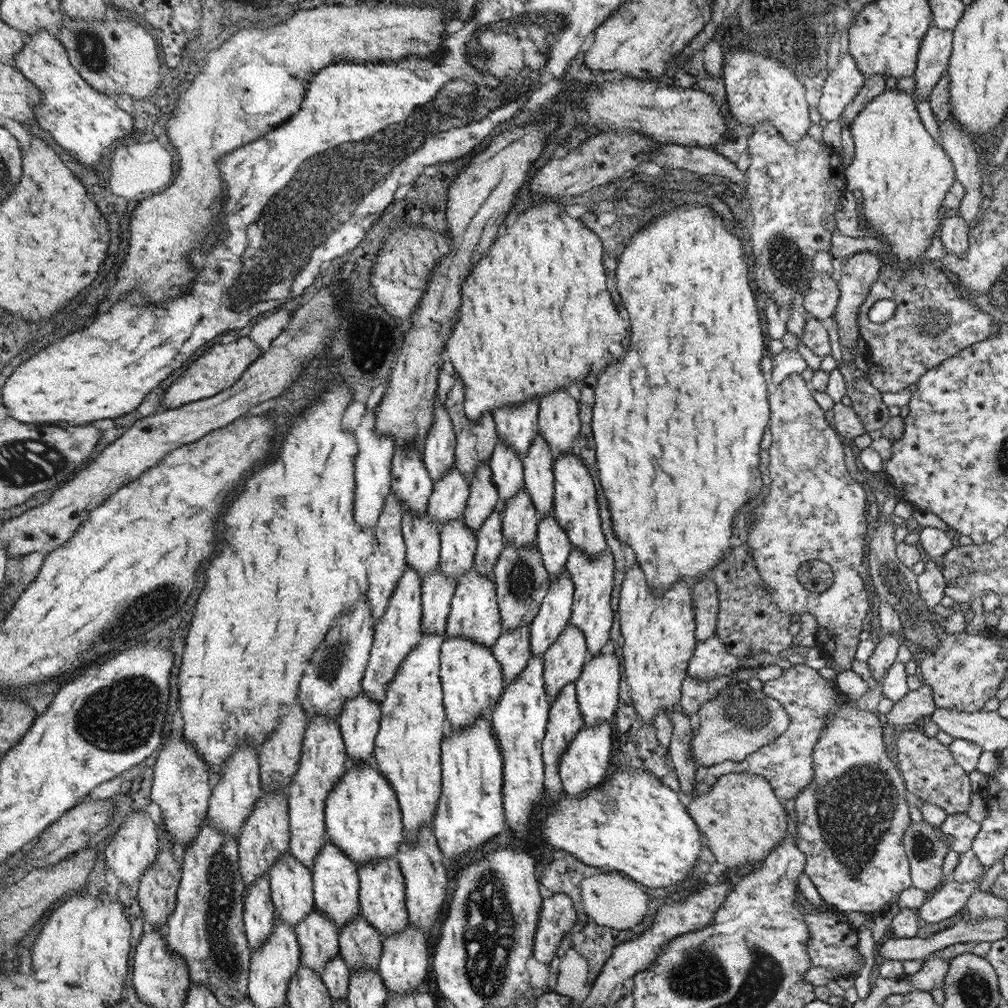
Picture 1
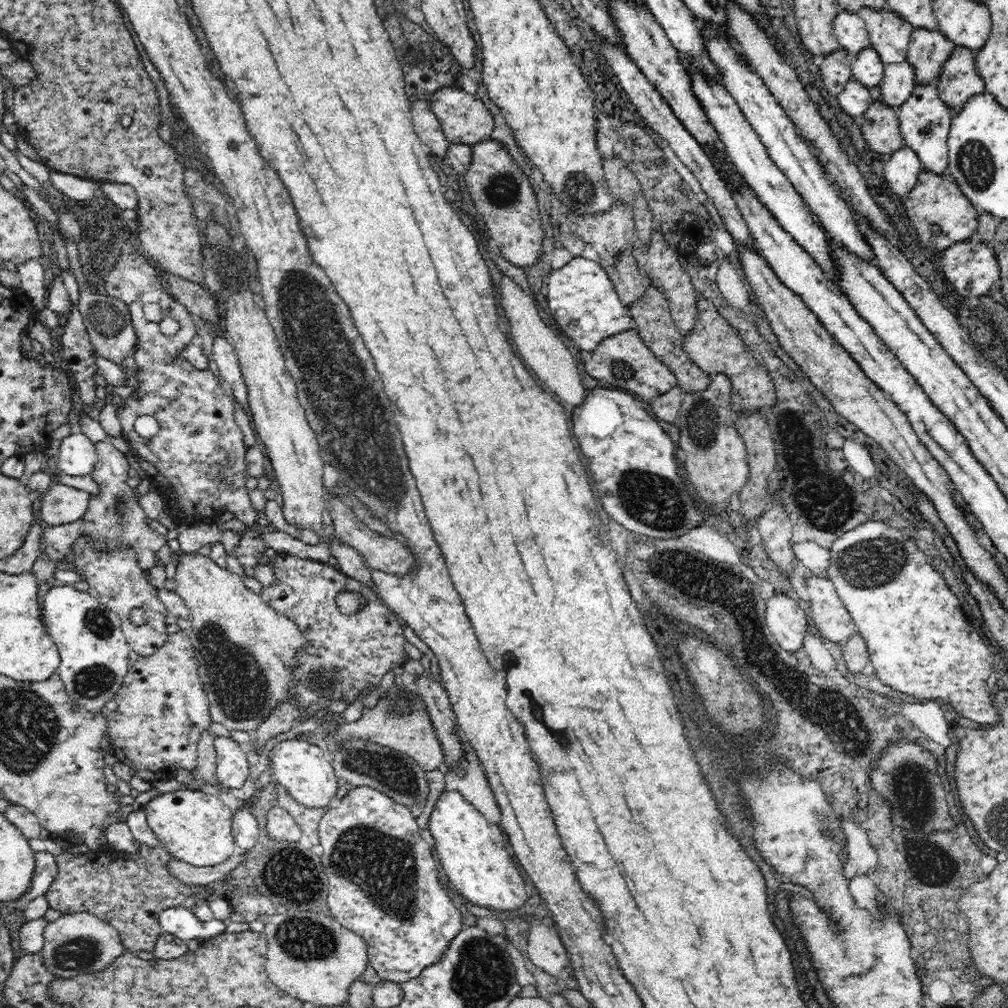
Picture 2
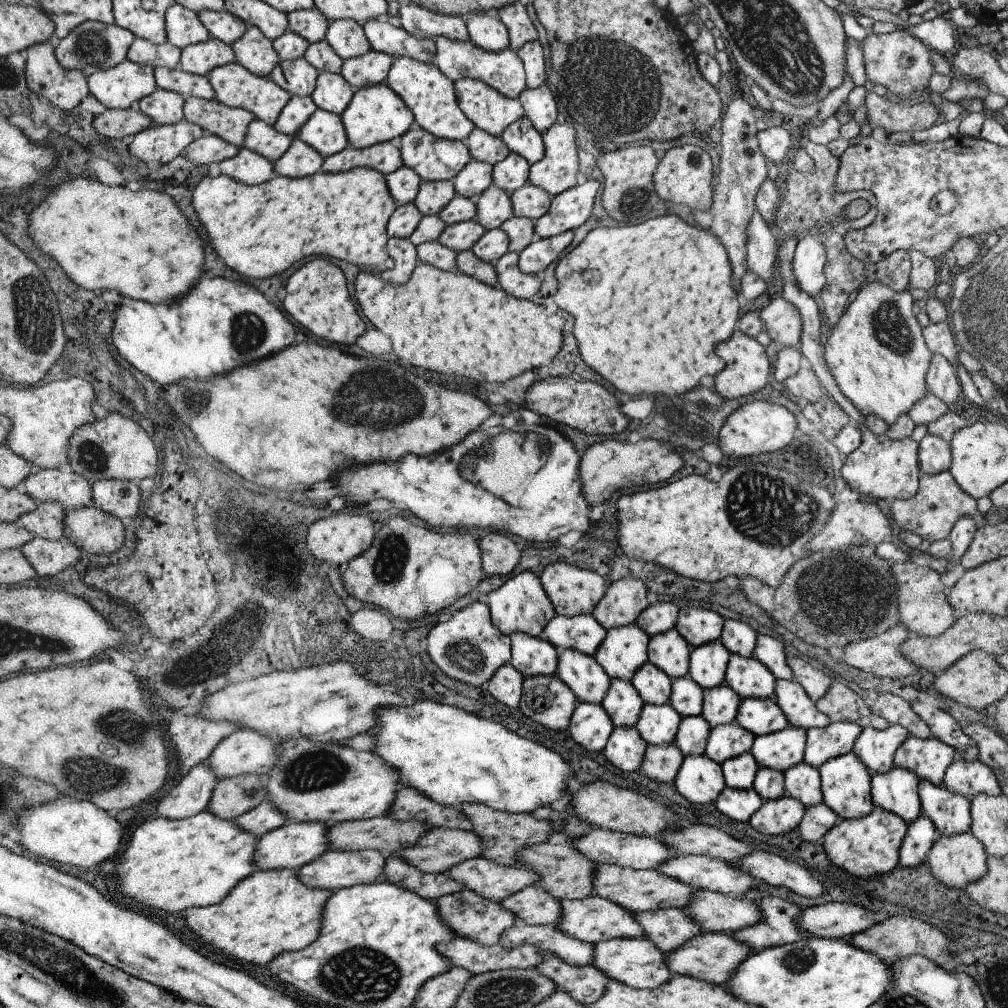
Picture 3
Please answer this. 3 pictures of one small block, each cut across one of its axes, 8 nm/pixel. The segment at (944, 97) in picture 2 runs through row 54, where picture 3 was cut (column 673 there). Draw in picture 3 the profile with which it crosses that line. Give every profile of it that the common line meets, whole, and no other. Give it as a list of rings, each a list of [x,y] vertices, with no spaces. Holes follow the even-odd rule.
[[[699,934],[687,940],[679,950],[665,954],[665,964],[673,976],[693,976],[701,982],[709,982],[715,986],[725,986],[731,974],[739,968],[741,962],[747,960],[751,948],[747,944],[737,942],[731,934]]]

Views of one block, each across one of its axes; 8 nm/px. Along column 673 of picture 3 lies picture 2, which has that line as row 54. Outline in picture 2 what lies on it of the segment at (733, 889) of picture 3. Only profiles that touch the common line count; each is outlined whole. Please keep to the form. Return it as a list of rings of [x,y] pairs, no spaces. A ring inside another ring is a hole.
[[[872,46],[864,48],[856,56],[856,62],[852,64],[852,78],[866,88],[878,86],[884,74],[886,74],[886,64],[880,60],[880,54]]]

